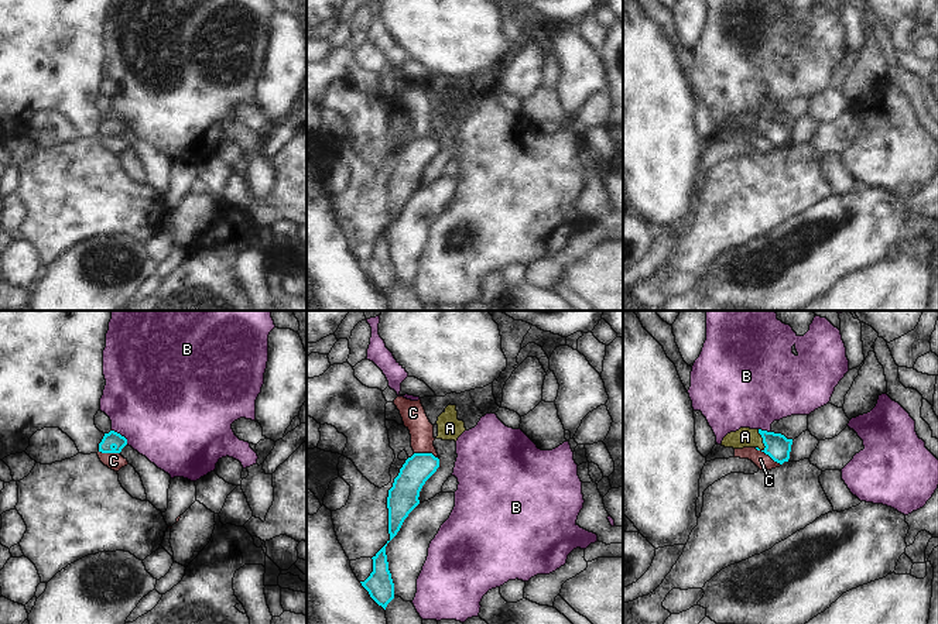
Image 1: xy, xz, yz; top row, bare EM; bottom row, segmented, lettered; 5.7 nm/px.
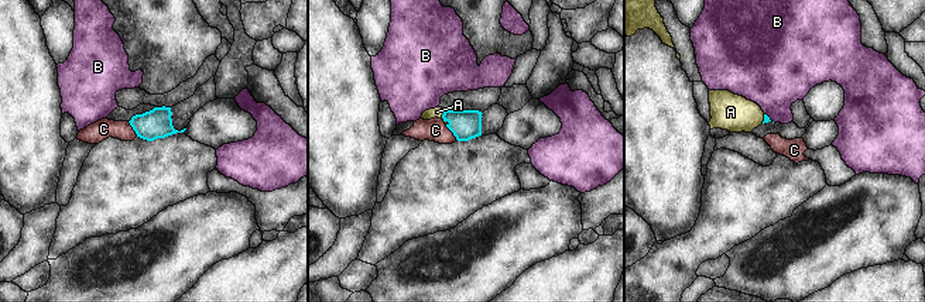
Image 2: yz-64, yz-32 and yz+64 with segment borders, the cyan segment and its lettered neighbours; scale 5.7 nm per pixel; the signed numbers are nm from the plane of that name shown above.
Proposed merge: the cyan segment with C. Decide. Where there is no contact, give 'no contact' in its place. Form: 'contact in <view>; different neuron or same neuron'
contact in yz; different neuron

